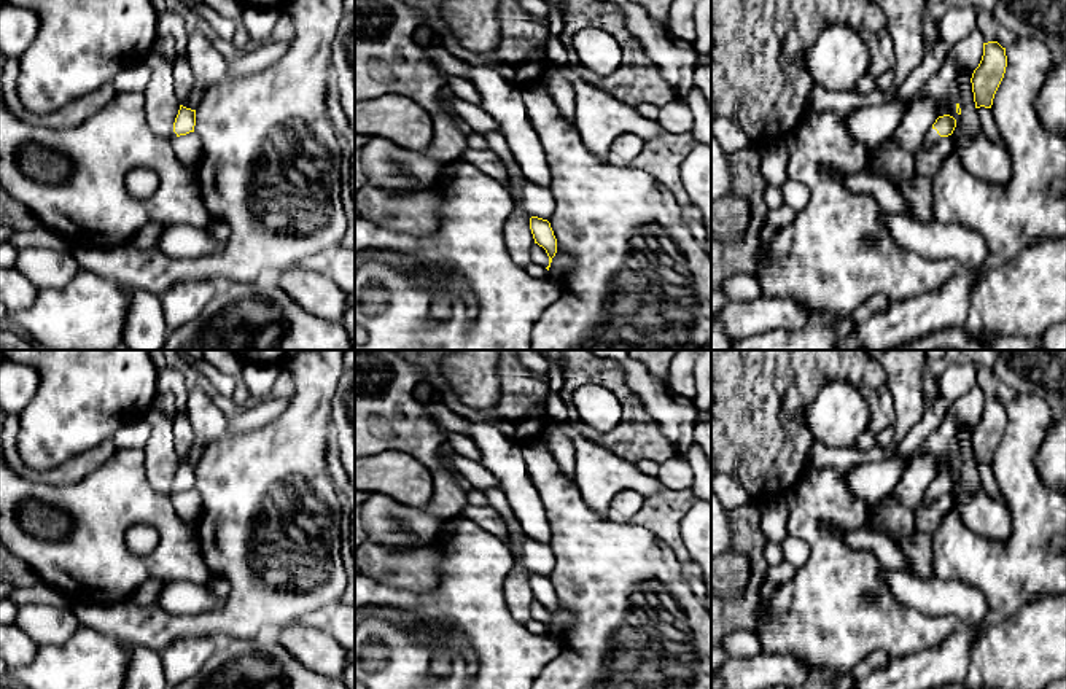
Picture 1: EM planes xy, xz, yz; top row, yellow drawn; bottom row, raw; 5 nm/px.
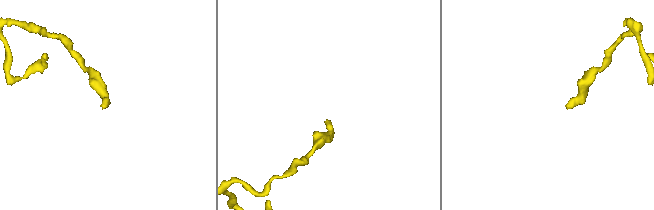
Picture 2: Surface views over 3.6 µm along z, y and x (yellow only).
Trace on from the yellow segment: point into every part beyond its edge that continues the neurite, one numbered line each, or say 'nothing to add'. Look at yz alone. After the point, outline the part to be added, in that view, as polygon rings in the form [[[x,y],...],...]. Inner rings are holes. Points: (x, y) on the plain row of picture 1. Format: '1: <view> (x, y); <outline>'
1: yz (931, 494); [[[931,484],[924,493],[923,503],[932,503],[940,495],[942,493],[937,490],[937,487]]]

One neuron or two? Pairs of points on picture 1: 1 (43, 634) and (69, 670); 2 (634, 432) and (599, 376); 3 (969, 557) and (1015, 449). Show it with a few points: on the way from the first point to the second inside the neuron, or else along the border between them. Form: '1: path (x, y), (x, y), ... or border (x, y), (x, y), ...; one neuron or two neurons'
1: border (81, 626), (61, 643), (38, 646); two neurons
2: path (634, 416), (627, 397), (614, 384); one neuron
3: path (1006, 560), (1022, 544), (1020, 486); one neuron

